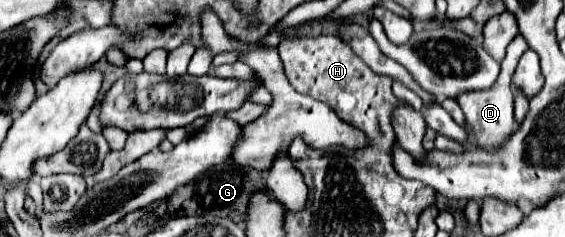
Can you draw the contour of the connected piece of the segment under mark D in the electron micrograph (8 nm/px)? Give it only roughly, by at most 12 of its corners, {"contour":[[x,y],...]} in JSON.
{"contour":[[516,36],[492,90],[456,100],[478,148],[500,148],[514,132],[512,74],[528,50]]}

